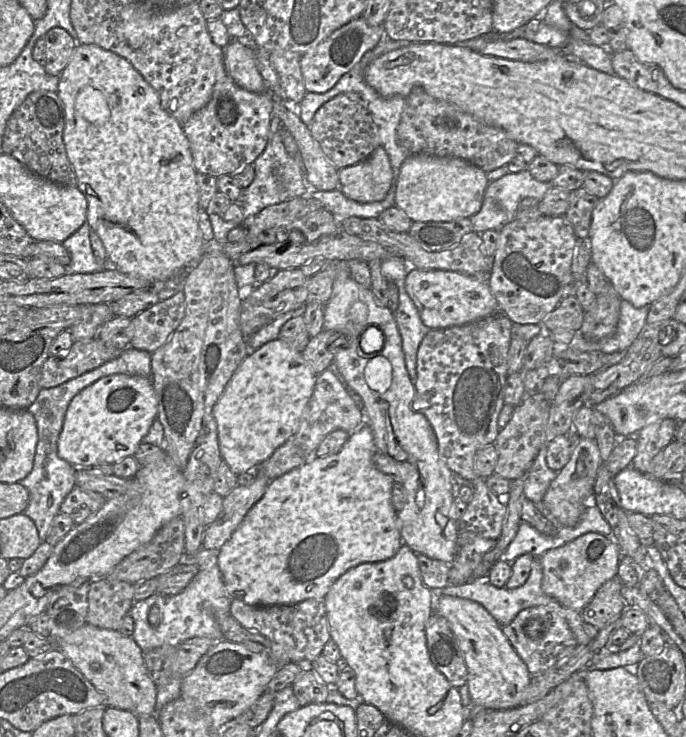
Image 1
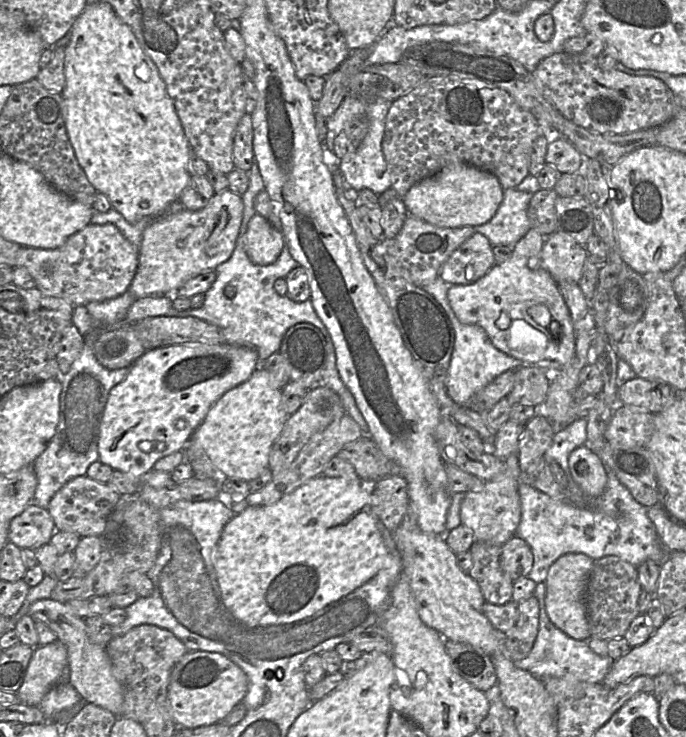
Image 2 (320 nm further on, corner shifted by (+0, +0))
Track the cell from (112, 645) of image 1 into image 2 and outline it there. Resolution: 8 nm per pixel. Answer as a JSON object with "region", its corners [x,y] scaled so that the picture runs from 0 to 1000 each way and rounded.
{"region":[[[60,813],[50,817],[42,824],[39,834],[45,836],[50,843],[67,847],[80,858],[85,870],[96,877],[102,908],[101,927],[112,936],[120,950],[152,961],[171,973],[179,973],[178,934],[163,913],[155,878],[147,878],[131,868],[124,840],[108,833],[99,820],[76,813]]]}

